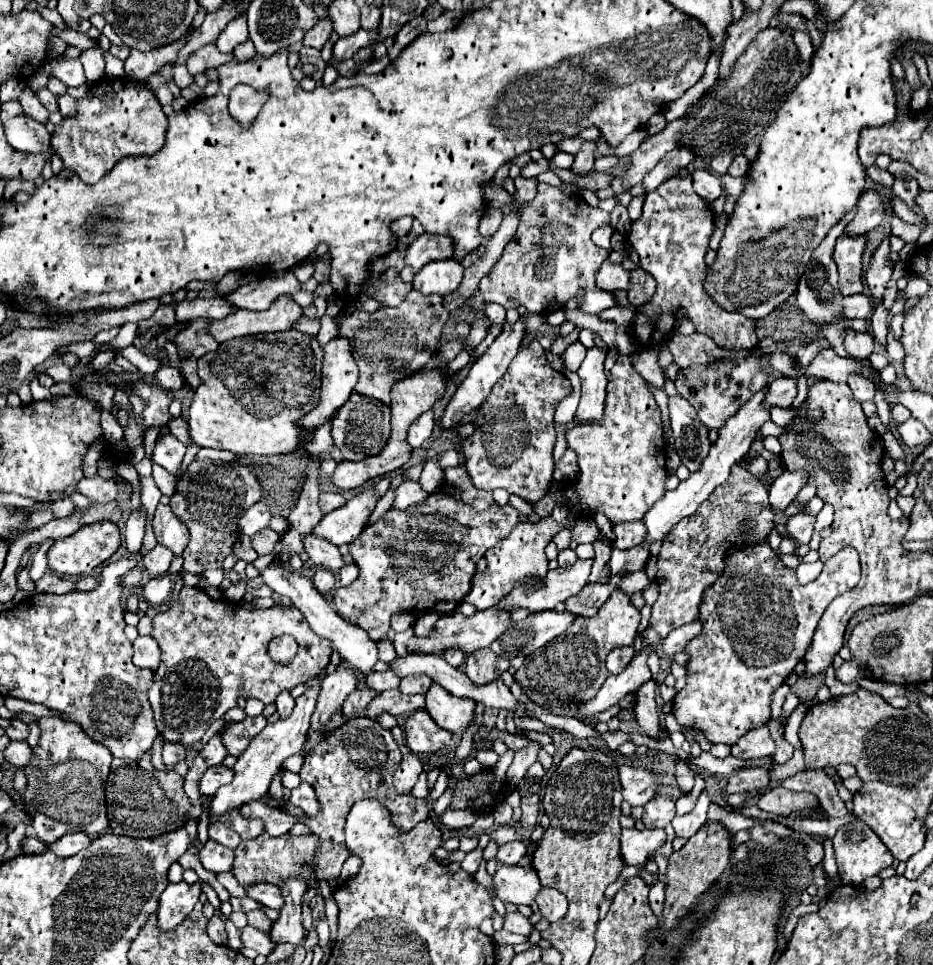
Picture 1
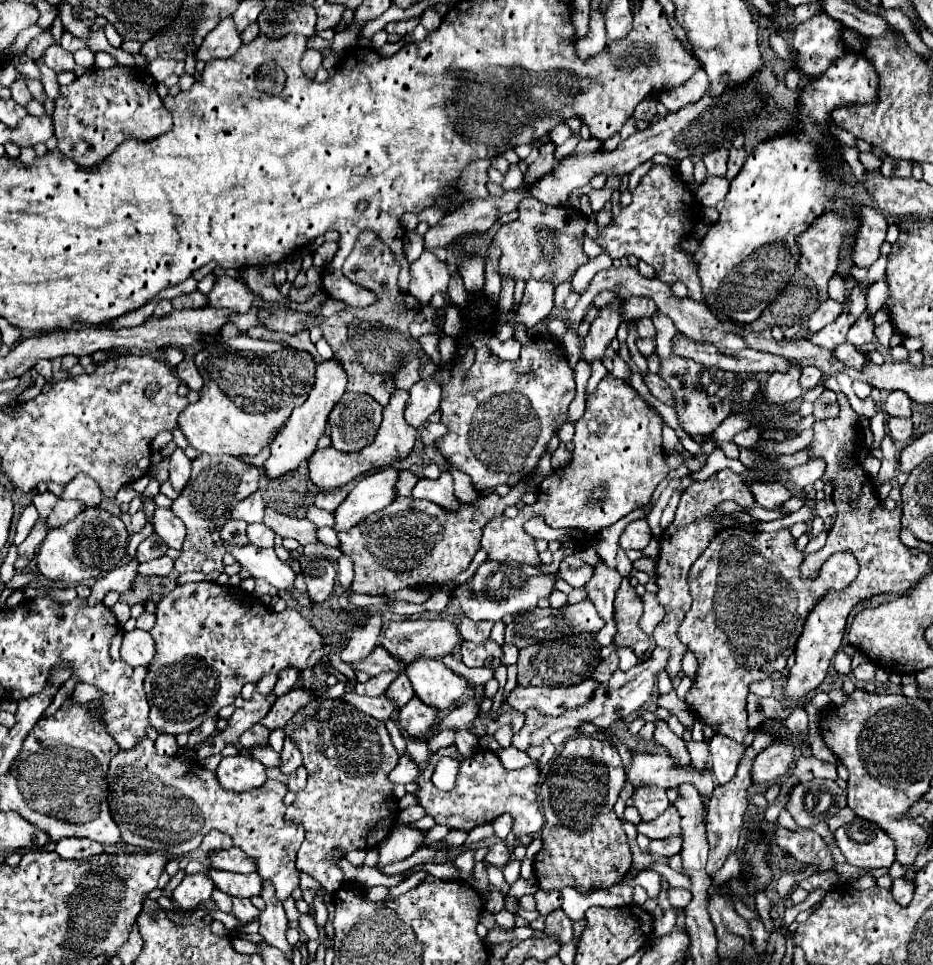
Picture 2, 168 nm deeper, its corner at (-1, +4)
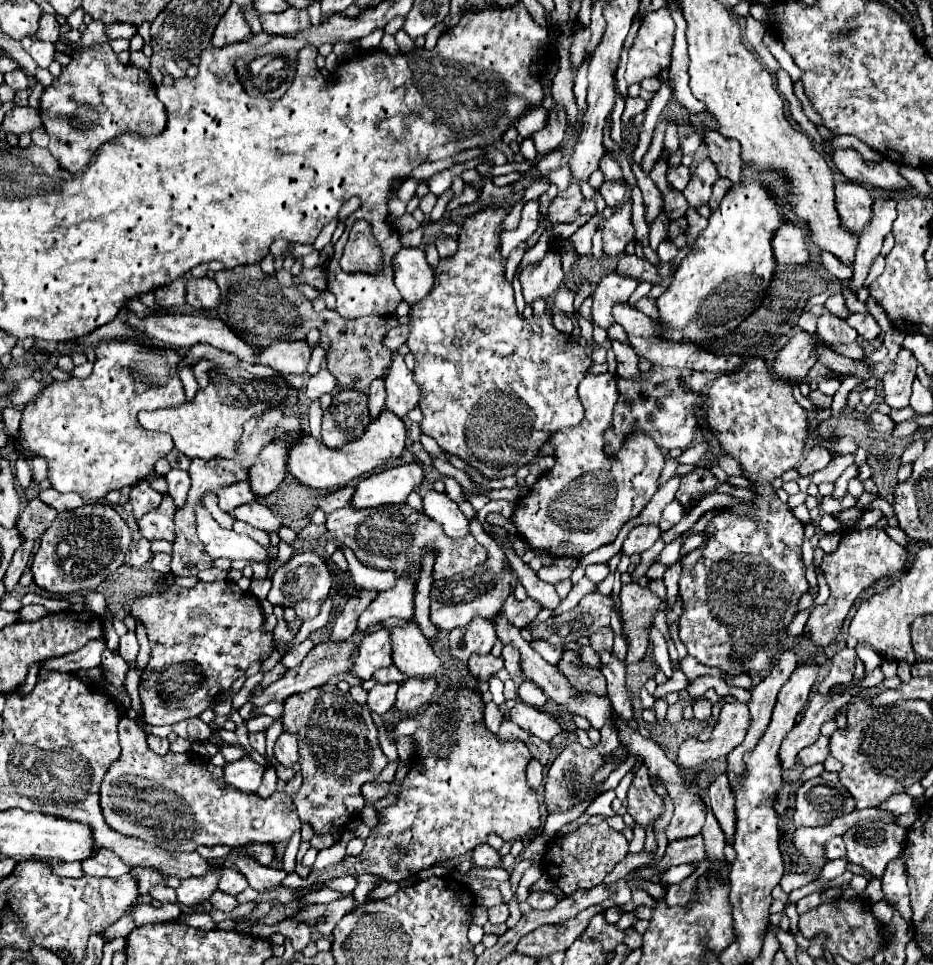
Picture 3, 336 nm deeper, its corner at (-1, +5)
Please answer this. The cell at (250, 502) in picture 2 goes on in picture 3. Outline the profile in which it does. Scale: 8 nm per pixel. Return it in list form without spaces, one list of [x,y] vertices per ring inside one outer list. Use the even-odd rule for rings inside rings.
[[[237,482],[225,490],[221,490],[219,494],[219,508],[223,512],[231,512],[243,504],[251,504],[255,502],[257,496],[253,494],[251,490],[251,484],[249,482]]]

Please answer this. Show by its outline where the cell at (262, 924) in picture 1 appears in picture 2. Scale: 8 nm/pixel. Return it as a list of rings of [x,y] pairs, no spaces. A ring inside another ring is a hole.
[[[233,899],[233,913],[239,917],[239,921],[247,923],[259,917],[259,909],[253,907],[253,903],[249,899]]]

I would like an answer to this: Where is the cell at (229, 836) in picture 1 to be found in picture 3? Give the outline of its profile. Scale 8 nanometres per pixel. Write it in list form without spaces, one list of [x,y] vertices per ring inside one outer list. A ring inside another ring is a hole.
[[[199,846],[197,852],[201,854],[201,858],[205,860],[219,860],[219,858],[225,858],[229,854],[229,846]]]

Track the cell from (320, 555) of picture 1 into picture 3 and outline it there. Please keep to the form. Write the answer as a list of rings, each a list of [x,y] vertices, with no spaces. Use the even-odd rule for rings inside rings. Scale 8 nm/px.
[[[253,502],[249,506],[239,506],[231,514],[237,520],[243,520],[243,522],[247,522],[247,524],[259,528],[259,530],[267,530],[267,532],[273,532],[273,534],[277,534],[279,528],[281,528],[281,522],[273,516],[273,512],[259,502]]]

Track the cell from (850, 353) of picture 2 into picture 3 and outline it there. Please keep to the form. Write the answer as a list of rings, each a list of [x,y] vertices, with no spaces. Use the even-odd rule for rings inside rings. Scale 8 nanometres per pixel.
[[[825,312],[817,322],[817,336],[827,346],[841,346],[857,340],[857,332],[847,326],[845,320],[833,316],[831,312]]]

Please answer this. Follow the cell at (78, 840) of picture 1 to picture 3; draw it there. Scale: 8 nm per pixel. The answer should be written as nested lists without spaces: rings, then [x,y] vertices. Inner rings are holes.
[[[97,850],[93,856],[81,860],[83,872],[89,876],[123,876],[127,874],[131,868],[125,866],[111,850]]]

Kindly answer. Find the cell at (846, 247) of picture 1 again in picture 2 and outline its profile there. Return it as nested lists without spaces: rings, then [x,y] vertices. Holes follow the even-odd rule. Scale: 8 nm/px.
[[[833,275],[831,279],[829,279],[829,297],[833,299],[833,301],[839,301],[839,303],[843,303],[845,299],[847,299],[847,291],[845,291],[845,281],[843,281],[843,277],[839,277],[839,275]]]

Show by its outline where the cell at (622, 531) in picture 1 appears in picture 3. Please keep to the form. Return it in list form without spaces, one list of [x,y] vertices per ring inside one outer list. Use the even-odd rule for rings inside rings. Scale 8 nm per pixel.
[[[655,524],[635,526],[635,528],[627,534],[627,538],[625,538],[625,542],[623,542],[623,554],[627,554],[627,556],[631,556],[631,554],[641,554],[641,552],[649,550],[659,536],[661,536],[661,530],[659,530],[659,526],[655,526]]]

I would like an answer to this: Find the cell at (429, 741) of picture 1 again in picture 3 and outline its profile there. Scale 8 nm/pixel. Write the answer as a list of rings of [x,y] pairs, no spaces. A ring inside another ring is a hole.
[[[405,680],[401,684],[401,690],[397,692],[397,710],[405,712],[405,714],[413,714],[421,708],[425,708],[427,704],[431,704],[433,692],[435,692],[437,684],[435,682],[421,682],[417,680]]]

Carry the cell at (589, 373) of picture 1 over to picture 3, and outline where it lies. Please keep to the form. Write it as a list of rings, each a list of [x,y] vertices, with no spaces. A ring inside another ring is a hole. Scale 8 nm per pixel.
[[[607,274],[593,292],[593,324],[599,328],[609,328],[615,324],[613,306],[625,304],[633,290],[637,288],[639,280],[625,278],[619,274]]]

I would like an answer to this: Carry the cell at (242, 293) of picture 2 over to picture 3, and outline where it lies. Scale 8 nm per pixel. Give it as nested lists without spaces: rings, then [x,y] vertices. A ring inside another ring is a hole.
[[[189,278],[187,304],[193,308],[217,308],[221,304],[221,290],[213,278]]]

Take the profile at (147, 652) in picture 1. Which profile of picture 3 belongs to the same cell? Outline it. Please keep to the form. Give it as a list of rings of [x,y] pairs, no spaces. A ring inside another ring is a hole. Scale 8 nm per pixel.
[[[127,632],[121,636],[121,656],[125,658],[125,662],[135,662],[137,658],[137,652],[139,652],[139,642],[137,642],[137,636],[135,632]]]

